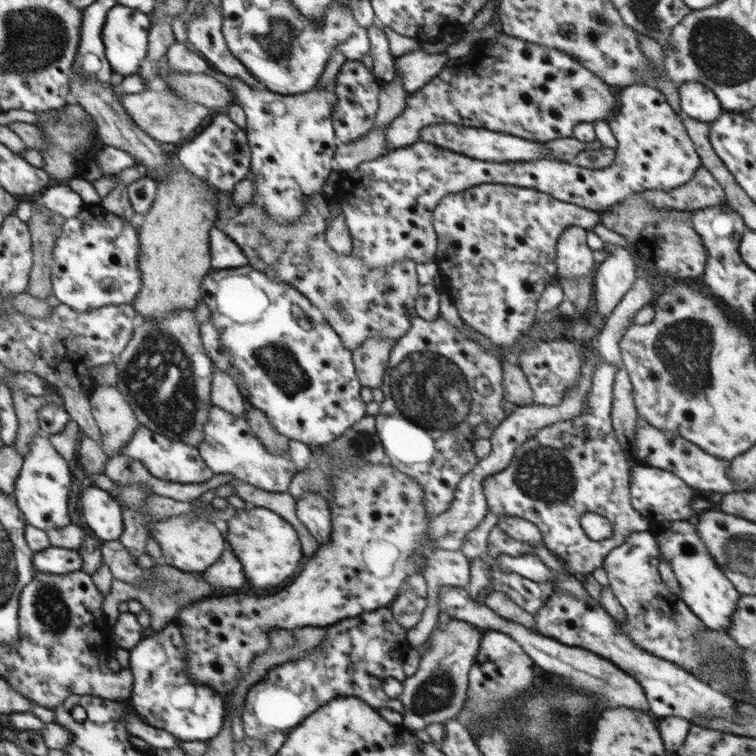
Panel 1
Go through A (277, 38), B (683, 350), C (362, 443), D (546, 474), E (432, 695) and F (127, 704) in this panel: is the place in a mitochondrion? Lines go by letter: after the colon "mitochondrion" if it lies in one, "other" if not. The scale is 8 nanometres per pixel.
A: mitochondrion
B: mitochondrion
C: mitochondrion
D: mitochondrion
E: mitochondrion
F: other

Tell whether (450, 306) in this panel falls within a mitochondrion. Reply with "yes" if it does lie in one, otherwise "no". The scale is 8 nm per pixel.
no

